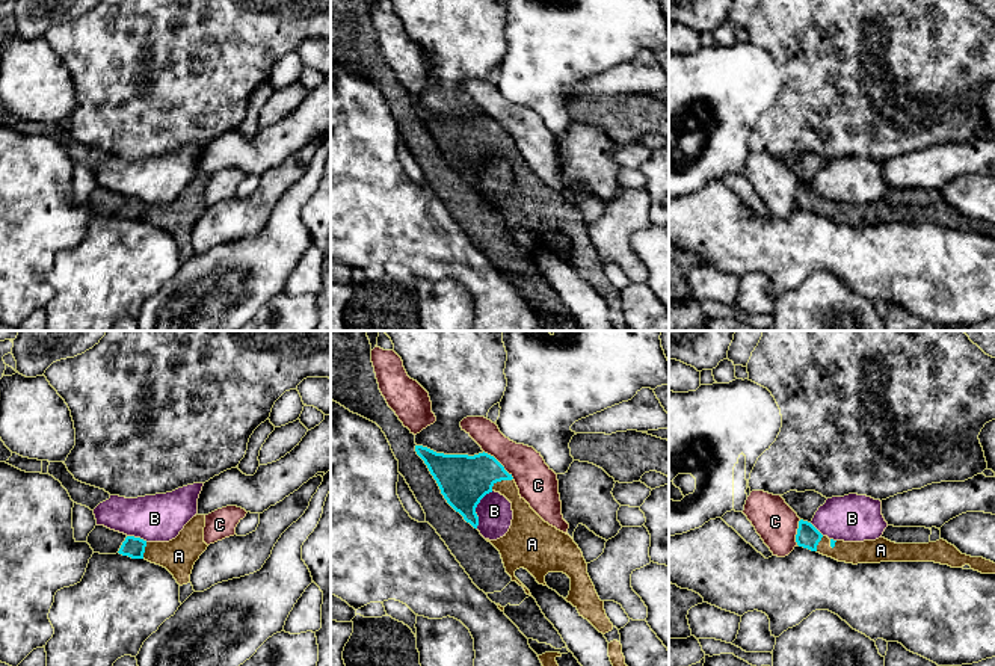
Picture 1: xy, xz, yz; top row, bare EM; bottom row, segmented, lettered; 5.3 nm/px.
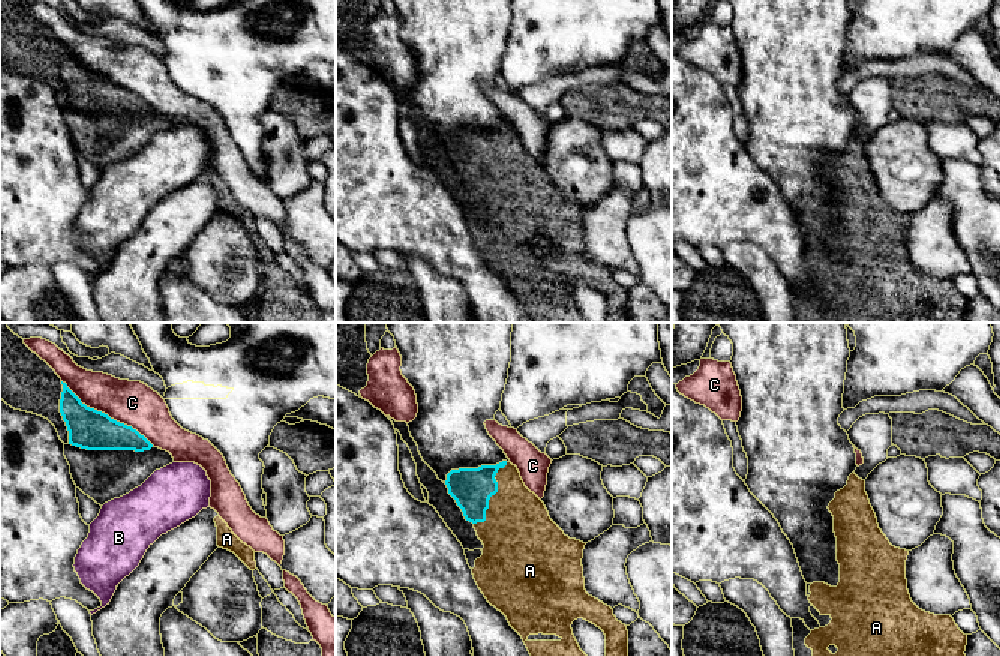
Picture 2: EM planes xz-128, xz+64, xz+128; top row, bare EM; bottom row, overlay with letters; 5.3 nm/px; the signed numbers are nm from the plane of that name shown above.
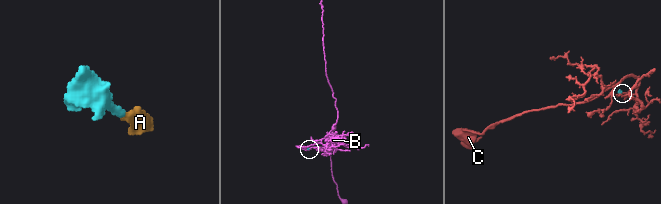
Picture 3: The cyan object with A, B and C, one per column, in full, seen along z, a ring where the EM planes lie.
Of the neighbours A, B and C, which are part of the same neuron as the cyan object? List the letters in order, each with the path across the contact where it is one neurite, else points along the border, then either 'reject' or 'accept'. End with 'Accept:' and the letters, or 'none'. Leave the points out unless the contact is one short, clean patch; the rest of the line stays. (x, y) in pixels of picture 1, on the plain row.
A: across xz (464, 142), (500, 142), (511, 153), (526, 181) | accept
B: along xz (492, 153), (476, 169), (476, 189) | reject
C: reject
Accept: A

